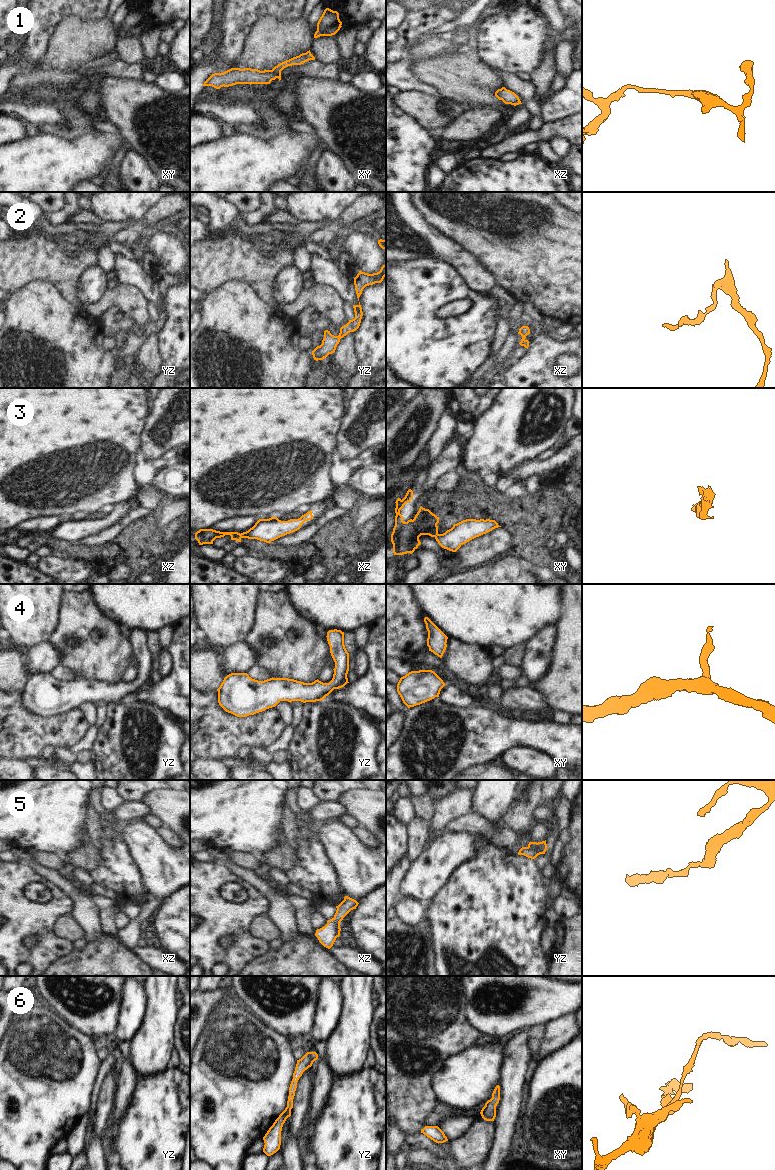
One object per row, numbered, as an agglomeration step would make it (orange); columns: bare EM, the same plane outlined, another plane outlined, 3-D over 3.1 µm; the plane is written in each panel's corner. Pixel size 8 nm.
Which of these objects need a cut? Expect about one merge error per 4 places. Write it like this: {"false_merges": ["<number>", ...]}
{"false_merges": []}

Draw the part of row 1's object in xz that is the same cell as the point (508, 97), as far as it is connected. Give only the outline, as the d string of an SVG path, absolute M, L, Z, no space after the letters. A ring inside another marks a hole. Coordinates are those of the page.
M505 87L498 89L495 92L495 96L505 104L511 104L514 106L522 104L519 97L514 92L507 90Z

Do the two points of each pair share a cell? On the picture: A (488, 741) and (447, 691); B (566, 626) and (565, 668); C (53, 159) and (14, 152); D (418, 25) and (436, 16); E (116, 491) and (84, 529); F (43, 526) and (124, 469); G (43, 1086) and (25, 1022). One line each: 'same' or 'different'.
A: different
B: same
C: same
D: same
E: different
F: different
G: same

